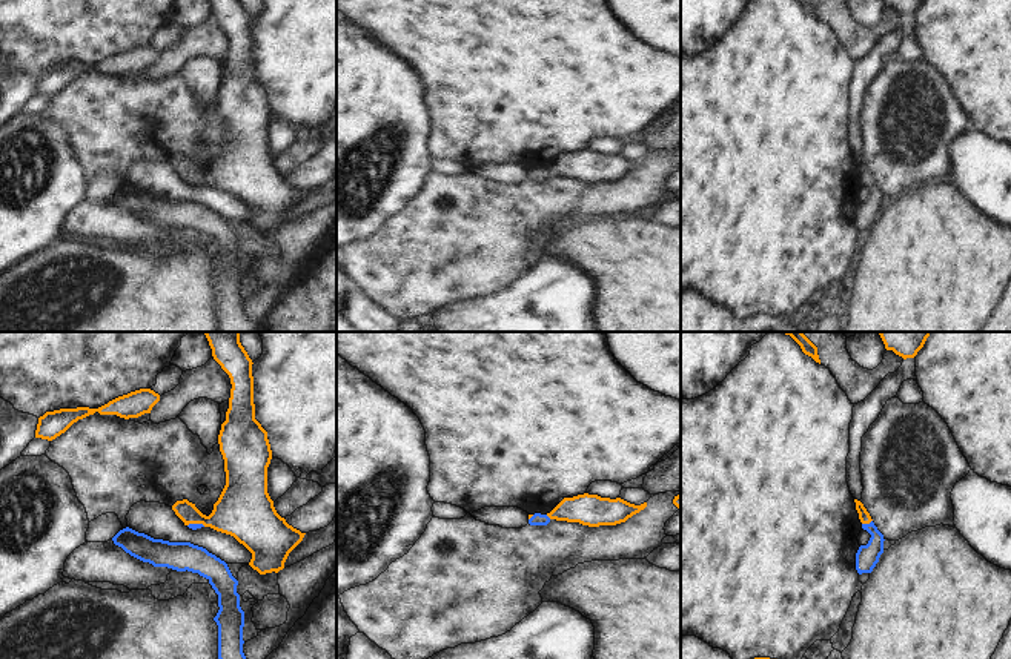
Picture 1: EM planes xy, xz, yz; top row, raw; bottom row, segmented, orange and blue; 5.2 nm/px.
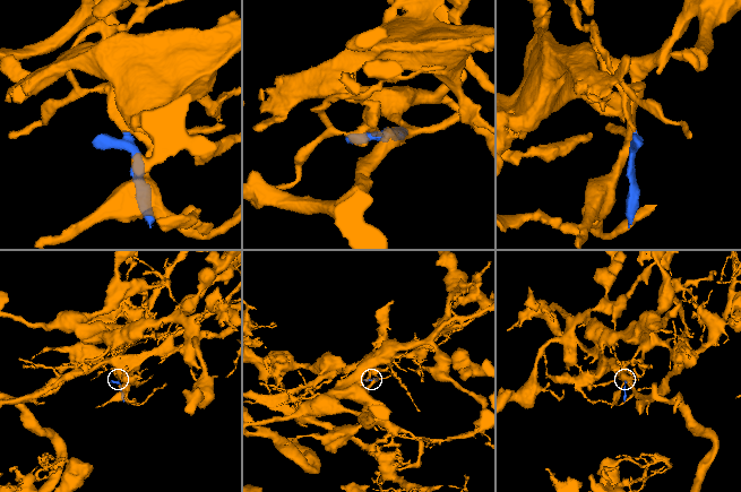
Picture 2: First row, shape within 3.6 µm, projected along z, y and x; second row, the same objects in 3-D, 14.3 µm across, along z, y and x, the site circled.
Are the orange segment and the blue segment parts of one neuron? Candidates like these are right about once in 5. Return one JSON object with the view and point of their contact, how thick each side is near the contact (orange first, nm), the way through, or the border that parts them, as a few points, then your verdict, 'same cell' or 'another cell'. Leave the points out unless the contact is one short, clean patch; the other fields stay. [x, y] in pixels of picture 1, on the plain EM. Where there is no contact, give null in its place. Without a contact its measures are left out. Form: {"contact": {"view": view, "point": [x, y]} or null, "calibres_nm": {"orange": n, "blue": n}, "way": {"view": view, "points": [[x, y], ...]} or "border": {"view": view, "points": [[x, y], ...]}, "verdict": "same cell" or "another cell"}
{"contact": {"view": "yz", "point": [867, 178]}, "calibres_nm": {"orange": 60, "blue": 120}, "way": {"view": "yz", "points": [[864, 171], [867, 178], [875, 189], [867, 212]]}, "verdict": "same cell"}

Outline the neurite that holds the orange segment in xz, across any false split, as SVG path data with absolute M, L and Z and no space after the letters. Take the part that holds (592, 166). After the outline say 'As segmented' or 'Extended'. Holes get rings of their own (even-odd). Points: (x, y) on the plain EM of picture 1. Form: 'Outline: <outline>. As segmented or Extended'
Outline: M578 151L564 154L550 169L529 171L530 181L547 181L552 175L579 178L588 183L616 181L625 178L633 171L647 163L630 160L621 154L610 155L598 151Z. Extended.

